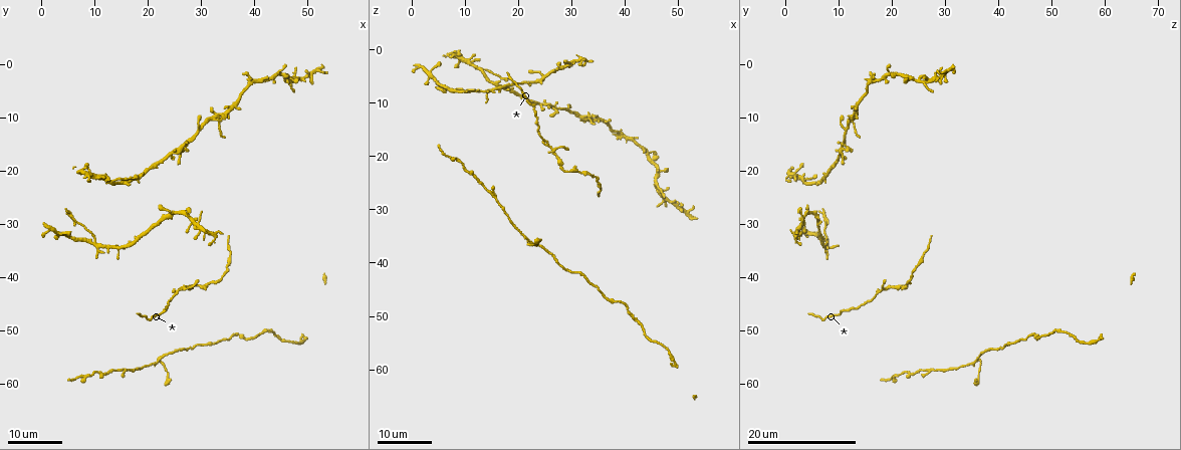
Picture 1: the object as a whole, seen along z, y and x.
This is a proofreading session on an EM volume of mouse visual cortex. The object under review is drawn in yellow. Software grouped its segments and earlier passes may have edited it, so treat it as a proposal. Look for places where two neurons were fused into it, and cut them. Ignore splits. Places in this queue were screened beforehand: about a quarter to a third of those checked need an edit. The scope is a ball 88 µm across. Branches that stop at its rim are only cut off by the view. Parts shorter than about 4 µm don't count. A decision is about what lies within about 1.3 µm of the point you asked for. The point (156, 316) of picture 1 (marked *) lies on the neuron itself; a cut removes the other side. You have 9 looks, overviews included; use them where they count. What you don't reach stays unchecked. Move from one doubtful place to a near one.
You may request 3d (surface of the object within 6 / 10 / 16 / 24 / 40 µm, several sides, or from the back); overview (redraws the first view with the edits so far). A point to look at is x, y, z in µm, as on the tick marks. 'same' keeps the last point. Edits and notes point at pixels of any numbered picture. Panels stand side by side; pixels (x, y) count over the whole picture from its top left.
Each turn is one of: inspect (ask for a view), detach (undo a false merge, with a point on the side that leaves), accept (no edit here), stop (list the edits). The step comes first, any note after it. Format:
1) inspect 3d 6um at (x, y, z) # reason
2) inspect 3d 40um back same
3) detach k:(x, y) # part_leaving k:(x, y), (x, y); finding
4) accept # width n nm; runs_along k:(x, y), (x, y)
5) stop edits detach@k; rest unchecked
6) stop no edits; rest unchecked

inspect 3d 24um at (15.0, 57.0, 27.0)

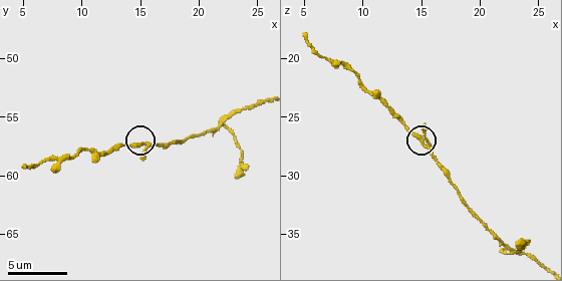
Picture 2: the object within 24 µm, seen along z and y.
inspect 3d 10um at (14.6, 57.4, 26.8) # closer look

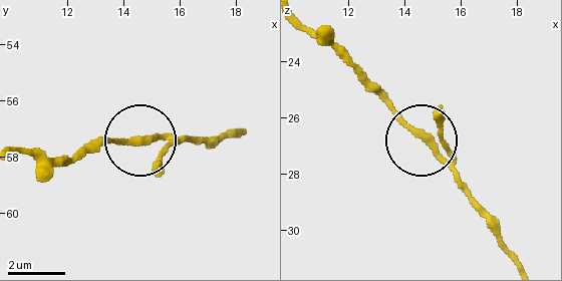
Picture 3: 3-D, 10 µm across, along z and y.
inspect 3d 10um back at (14.9, 57.3, 26.8) # other side

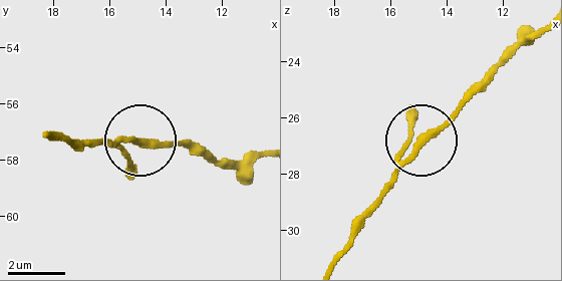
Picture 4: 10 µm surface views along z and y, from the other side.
accept # all the same neuron

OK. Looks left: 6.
inspect 3d 24um at (10.0, 33.5, 7.5) # thin arm on a thick one

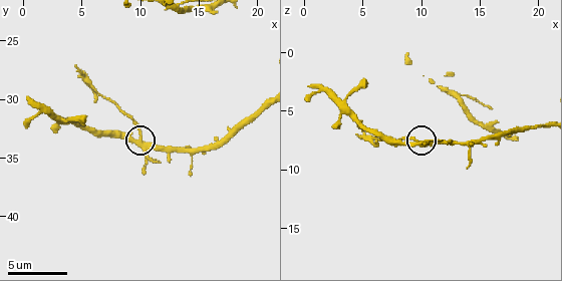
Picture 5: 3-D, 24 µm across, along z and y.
inspect 3d 10um at (10.0, 33.6, 7.8)

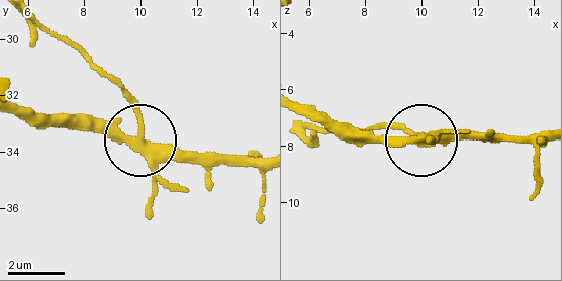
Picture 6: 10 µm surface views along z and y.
detach 6:(137, 111) # width 260 nm; part_leaving 6:(148, 151), (128, 95), (35, 16); two neurons meet here

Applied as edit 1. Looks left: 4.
inspect 3d 10um at (22.2, 55.2, 36.2) # two arms in line, one across

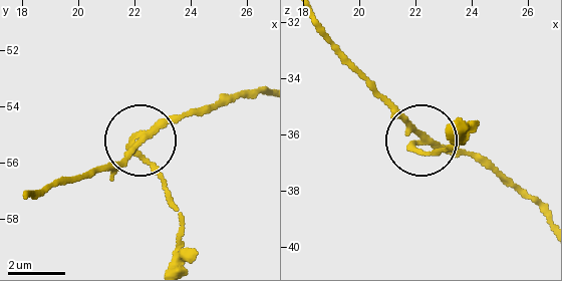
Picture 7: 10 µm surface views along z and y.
detach 7:(162, 174) # a second neuron is stuck on

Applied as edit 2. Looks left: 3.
inspect overview

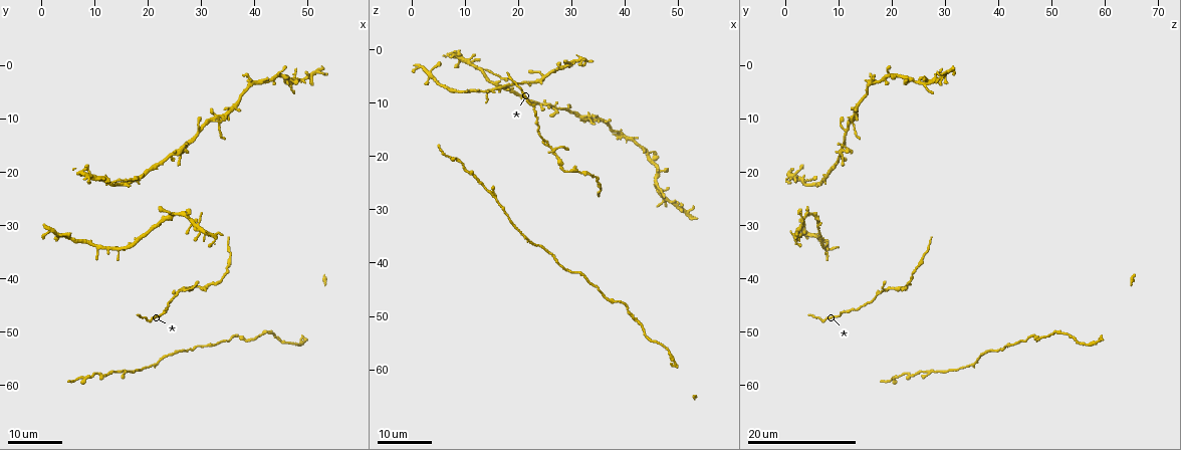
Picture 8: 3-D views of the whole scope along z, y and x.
inspect 3d 16um at (13.0, 22.5, 4.0) # small branch off a trunk

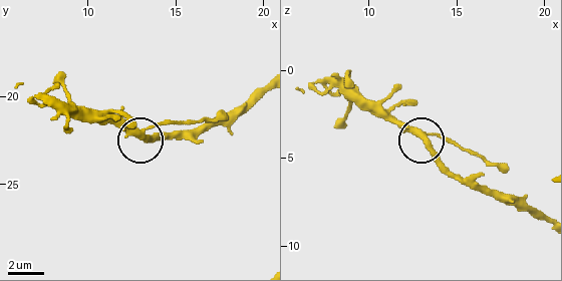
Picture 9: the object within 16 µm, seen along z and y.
inspect 3d 6um at (13.0, 22.1, 3.6)

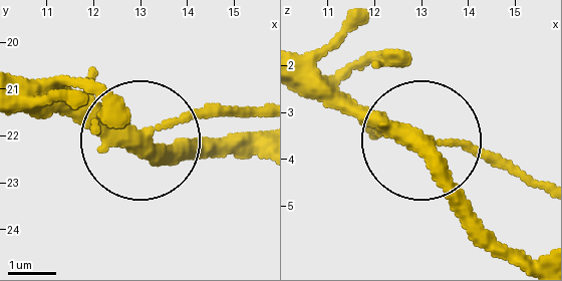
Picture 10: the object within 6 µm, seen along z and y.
accept # one neuron here

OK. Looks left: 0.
stop edits detach@6, detach@7; rest unchecked

